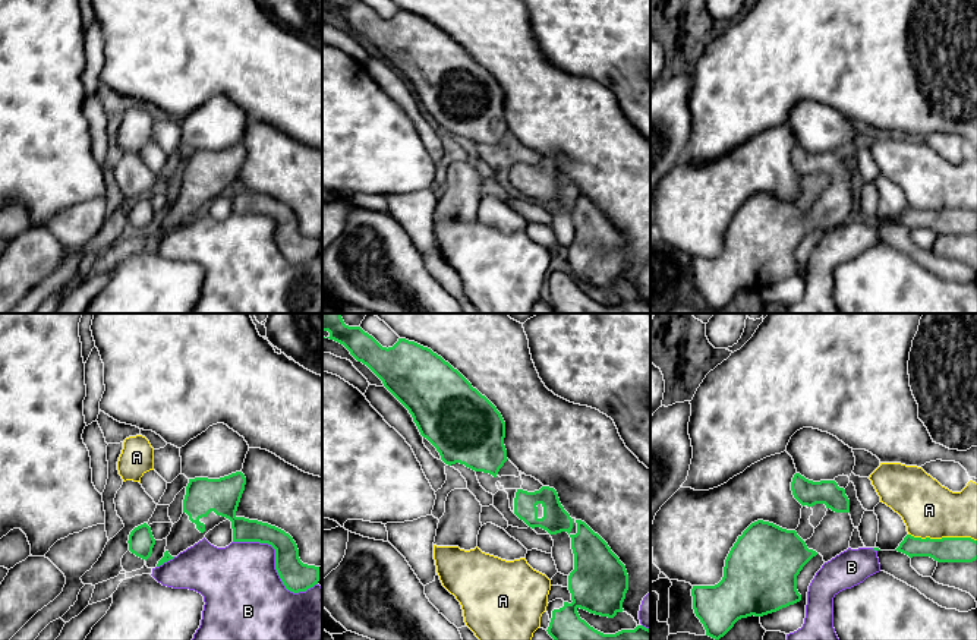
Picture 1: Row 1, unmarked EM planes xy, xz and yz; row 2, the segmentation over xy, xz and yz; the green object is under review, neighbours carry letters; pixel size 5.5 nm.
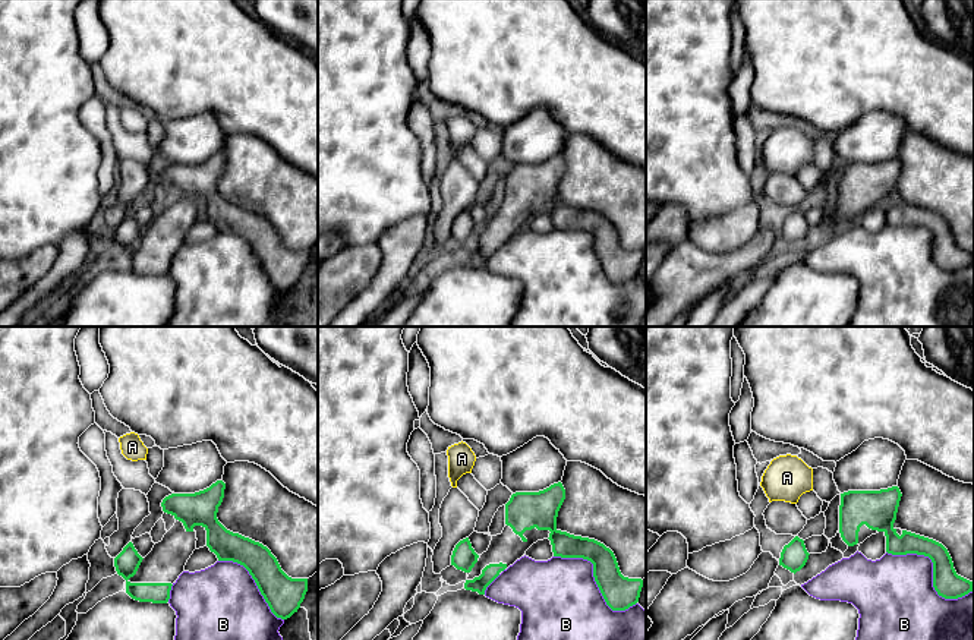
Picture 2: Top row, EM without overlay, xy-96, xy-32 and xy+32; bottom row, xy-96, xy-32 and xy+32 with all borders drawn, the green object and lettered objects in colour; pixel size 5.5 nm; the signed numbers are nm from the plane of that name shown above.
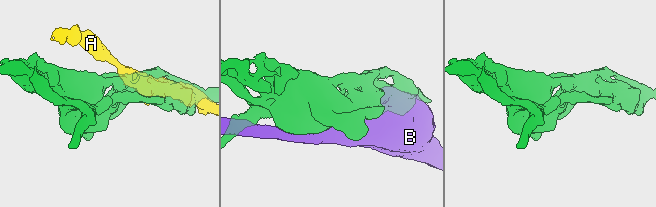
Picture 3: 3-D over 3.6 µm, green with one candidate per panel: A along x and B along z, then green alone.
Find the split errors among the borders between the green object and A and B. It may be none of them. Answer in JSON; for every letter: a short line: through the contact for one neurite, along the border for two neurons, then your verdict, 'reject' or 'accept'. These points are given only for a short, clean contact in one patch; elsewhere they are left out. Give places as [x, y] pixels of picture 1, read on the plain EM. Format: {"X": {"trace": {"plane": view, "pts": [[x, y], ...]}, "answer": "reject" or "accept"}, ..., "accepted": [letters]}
{"A": {"answer": "reject"}, "B": {"answer": "reject"}, "accepted": []}

